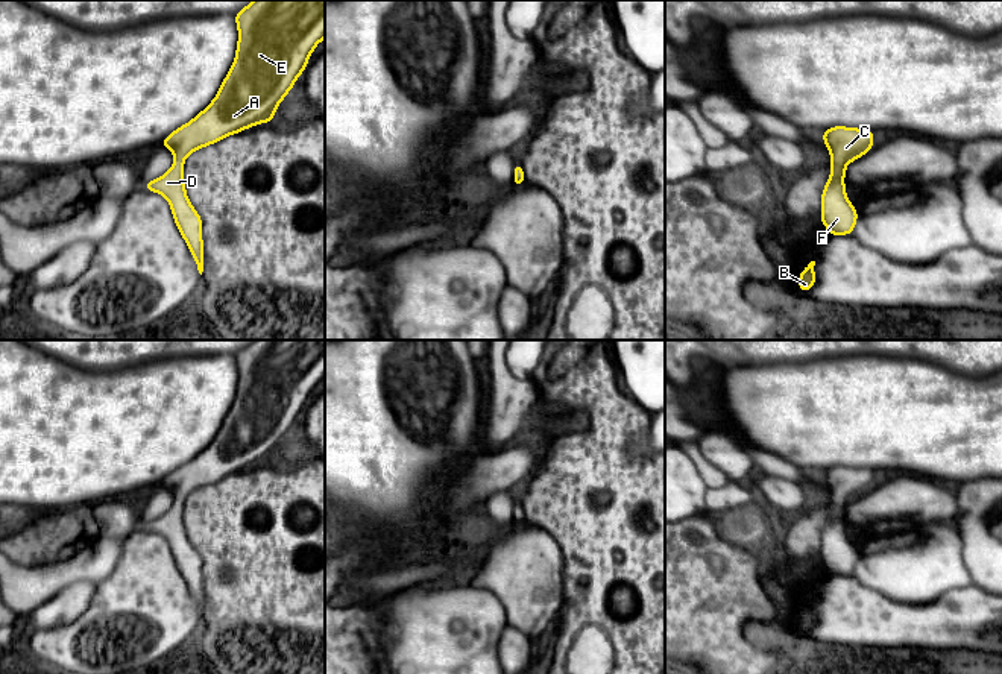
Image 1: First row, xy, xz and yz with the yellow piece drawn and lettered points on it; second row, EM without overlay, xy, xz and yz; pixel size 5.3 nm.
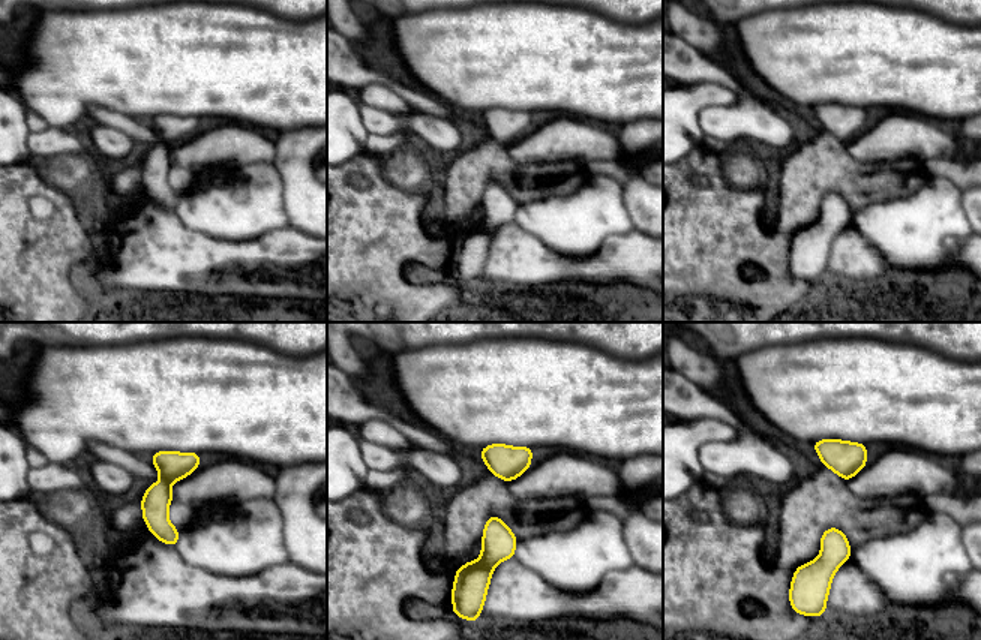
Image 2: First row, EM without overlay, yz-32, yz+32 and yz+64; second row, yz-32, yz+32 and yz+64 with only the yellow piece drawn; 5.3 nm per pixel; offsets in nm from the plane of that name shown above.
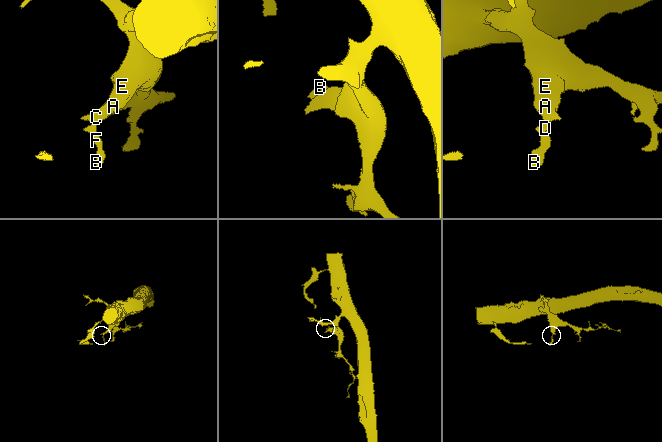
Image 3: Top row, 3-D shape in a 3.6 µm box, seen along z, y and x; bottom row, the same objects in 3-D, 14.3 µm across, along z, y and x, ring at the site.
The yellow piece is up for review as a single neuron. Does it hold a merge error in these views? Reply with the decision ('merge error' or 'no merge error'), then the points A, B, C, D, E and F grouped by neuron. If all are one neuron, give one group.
no merge error; groups A B C D E F

